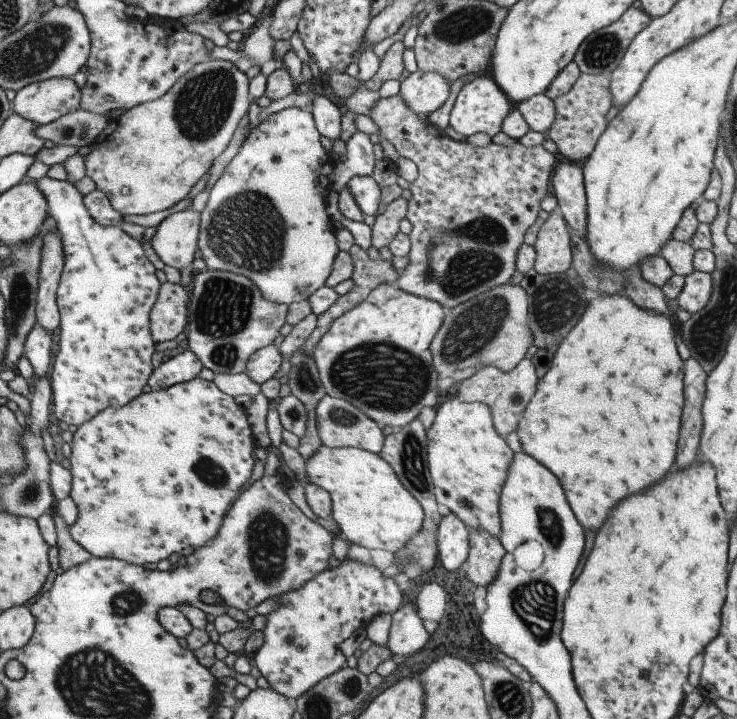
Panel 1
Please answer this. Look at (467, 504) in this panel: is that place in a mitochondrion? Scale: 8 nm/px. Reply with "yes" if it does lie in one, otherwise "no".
yes

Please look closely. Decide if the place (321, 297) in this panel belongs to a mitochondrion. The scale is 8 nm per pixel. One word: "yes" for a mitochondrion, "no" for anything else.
no

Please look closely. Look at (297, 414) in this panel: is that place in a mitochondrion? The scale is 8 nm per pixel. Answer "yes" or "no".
yes

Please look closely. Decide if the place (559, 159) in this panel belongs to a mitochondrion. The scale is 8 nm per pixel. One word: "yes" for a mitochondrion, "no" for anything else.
no

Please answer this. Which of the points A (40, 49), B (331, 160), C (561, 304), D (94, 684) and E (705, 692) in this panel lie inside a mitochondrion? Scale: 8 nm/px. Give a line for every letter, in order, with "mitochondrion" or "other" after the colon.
A: mitochondrion
B: other
C: mitochondrion
D: mitochondrion
E: other

